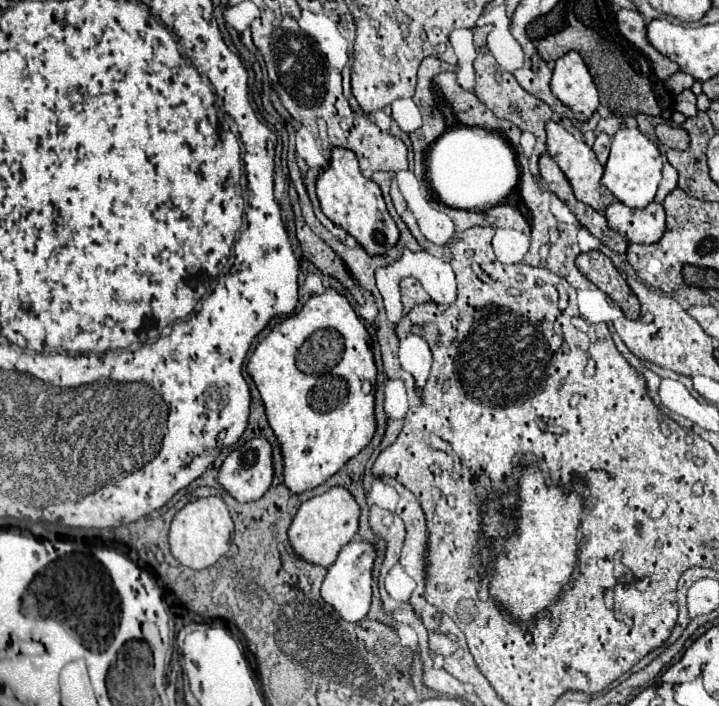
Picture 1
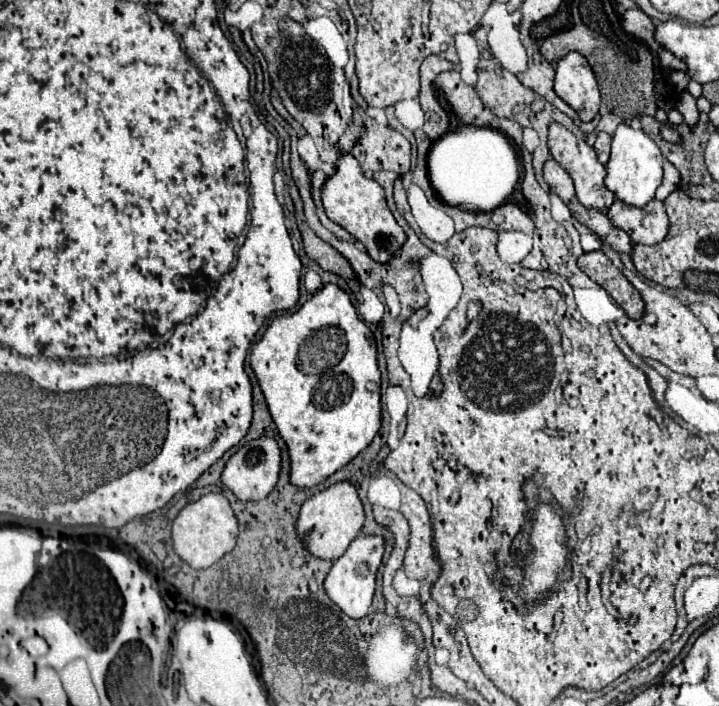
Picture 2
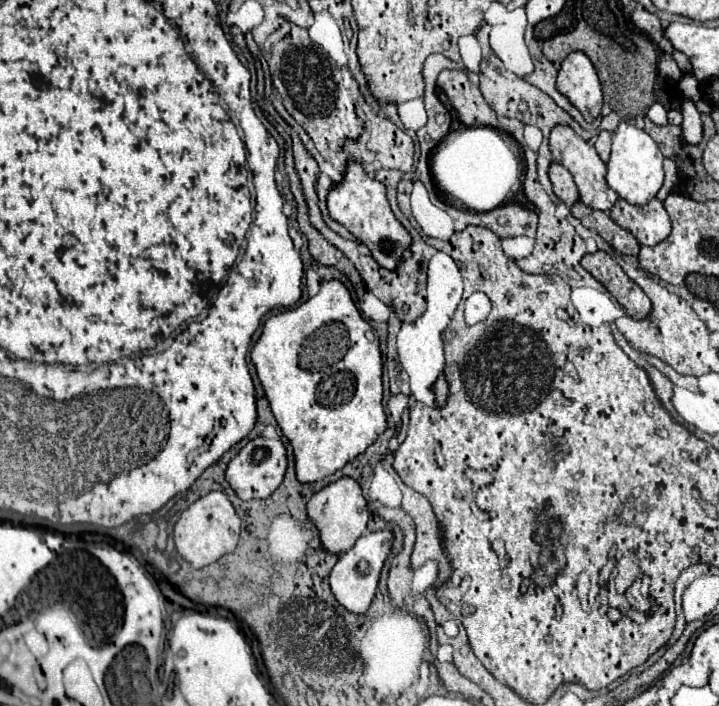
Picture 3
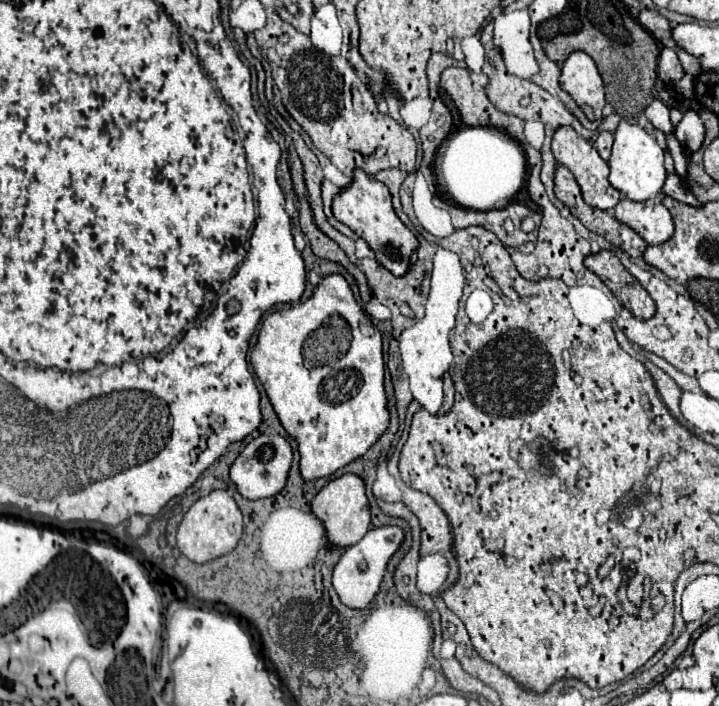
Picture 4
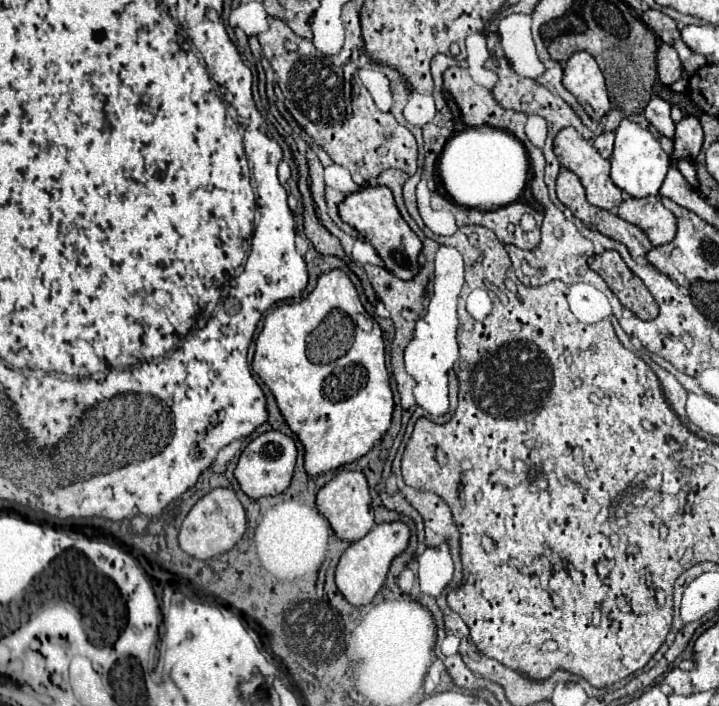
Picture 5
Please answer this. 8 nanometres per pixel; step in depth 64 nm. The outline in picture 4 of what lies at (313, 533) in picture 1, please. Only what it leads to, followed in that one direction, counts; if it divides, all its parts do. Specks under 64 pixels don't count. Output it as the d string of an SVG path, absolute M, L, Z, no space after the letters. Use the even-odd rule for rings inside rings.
M342 474L330 480L312 500L312 512L324 522L328 540L336 546L352 546L370 530L370 508L364 480L356 474Z

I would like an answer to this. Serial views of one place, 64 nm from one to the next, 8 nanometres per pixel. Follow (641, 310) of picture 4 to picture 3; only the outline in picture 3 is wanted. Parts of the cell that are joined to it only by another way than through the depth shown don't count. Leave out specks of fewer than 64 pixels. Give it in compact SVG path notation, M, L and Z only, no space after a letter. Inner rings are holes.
M598 250L596 254L586 254L582 258L582 266L606 286L606 290L632 318L644 318L648 316L648 312L652 312L652 302L648 300L644 290L626 276L626 272L608 252Z

